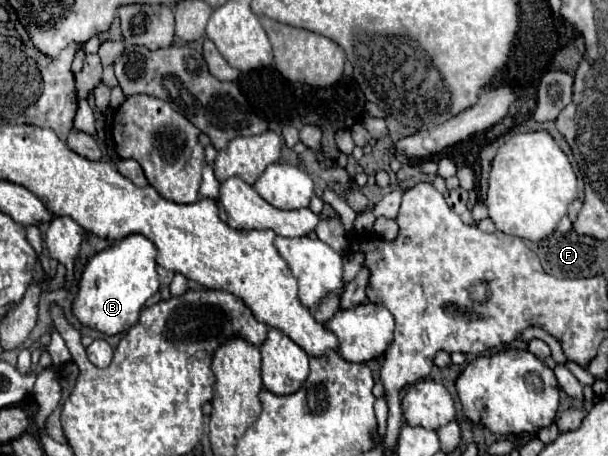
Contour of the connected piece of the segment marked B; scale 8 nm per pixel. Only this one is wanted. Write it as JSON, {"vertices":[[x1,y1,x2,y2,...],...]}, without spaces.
{"vertices":[[128,235,112,247,96,253,86,263,78,283,76,299,72,301,74,317,104,335,118,335,136,325,144,303,158,291,156,247,144,235]]}

